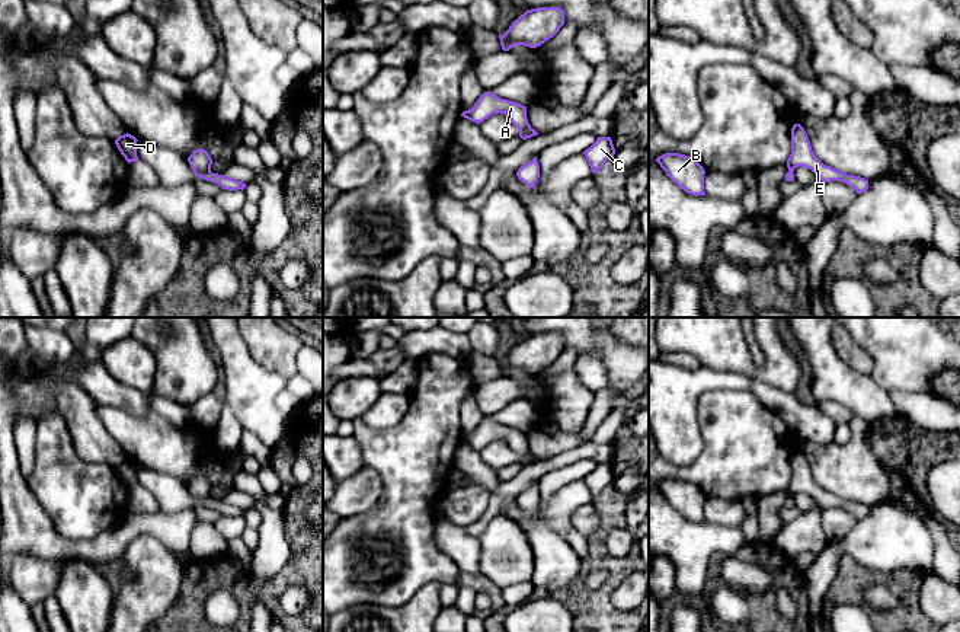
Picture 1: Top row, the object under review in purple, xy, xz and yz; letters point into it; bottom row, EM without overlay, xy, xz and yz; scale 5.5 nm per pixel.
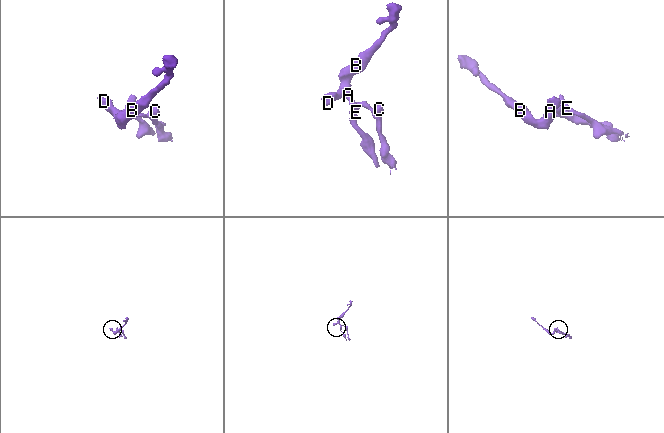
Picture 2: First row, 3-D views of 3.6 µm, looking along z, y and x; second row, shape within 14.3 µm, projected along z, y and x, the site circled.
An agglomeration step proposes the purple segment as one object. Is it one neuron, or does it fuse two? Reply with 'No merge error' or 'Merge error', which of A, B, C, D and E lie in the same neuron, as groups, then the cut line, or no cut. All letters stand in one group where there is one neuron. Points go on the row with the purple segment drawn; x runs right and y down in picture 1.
Merge error. Groups: A B D E / C. Split along xy (210, 169), (198, 176)

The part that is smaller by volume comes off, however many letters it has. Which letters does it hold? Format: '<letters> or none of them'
C

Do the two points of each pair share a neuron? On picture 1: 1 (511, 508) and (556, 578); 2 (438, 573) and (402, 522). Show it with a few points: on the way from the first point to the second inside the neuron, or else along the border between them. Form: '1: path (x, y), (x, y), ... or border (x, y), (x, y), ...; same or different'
1: path (528, 524), (546, 542), (554, 561); same
2: path (425, 559), (403, 535); same

